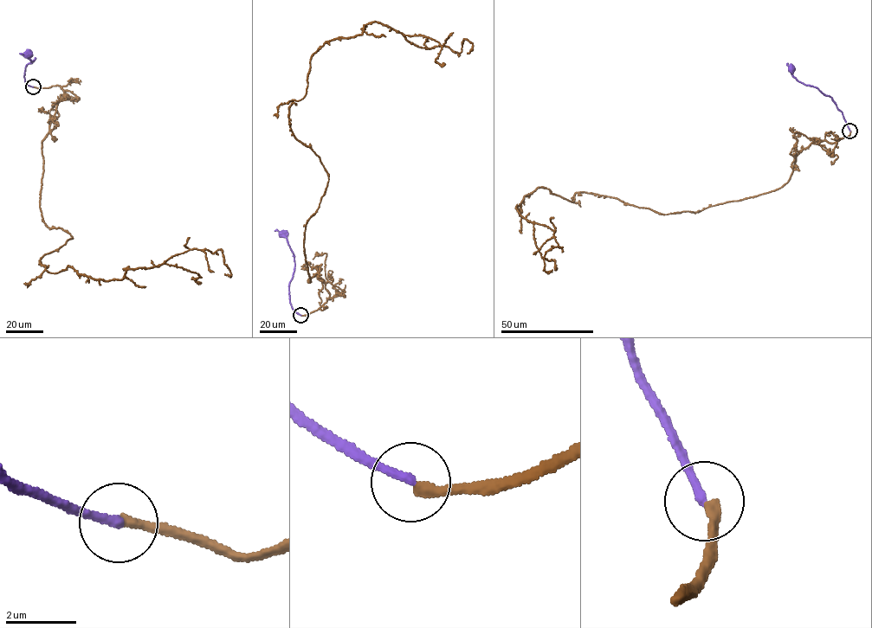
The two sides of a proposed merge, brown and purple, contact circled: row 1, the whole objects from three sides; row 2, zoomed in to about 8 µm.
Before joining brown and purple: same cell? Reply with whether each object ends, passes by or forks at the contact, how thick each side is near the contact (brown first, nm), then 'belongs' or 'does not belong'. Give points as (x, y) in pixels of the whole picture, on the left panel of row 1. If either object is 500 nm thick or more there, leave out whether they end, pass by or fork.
brown ends there; purple ends there; 280 nm thick on the brown side, 240 nm on the other; does not belong

